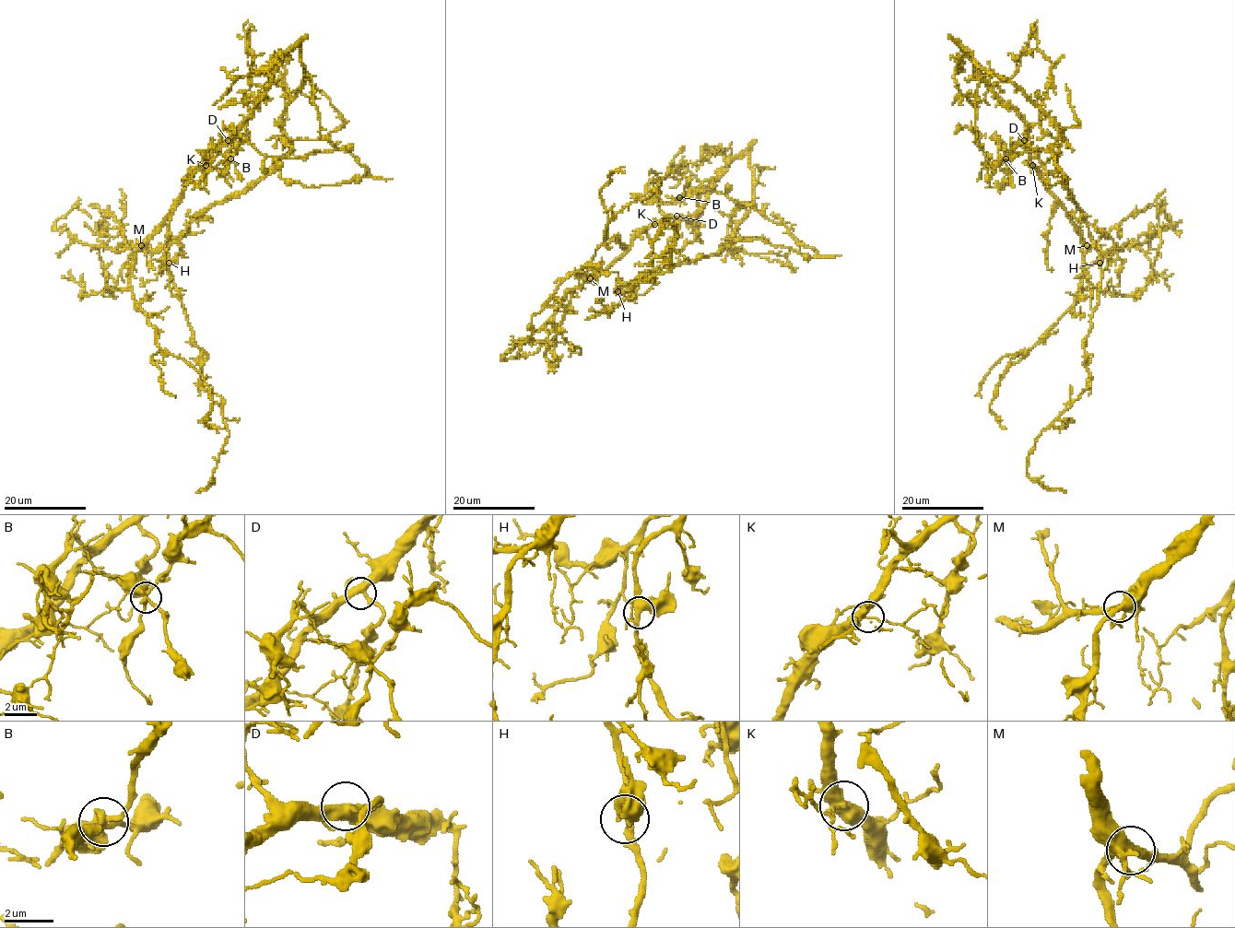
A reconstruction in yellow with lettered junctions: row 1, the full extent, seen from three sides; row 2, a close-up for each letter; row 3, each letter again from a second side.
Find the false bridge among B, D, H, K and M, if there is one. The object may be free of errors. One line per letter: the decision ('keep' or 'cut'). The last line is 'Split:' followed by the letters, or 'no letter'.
B: keep
D: keep
H: keep
K: keep
M: keep
Split: no letter

